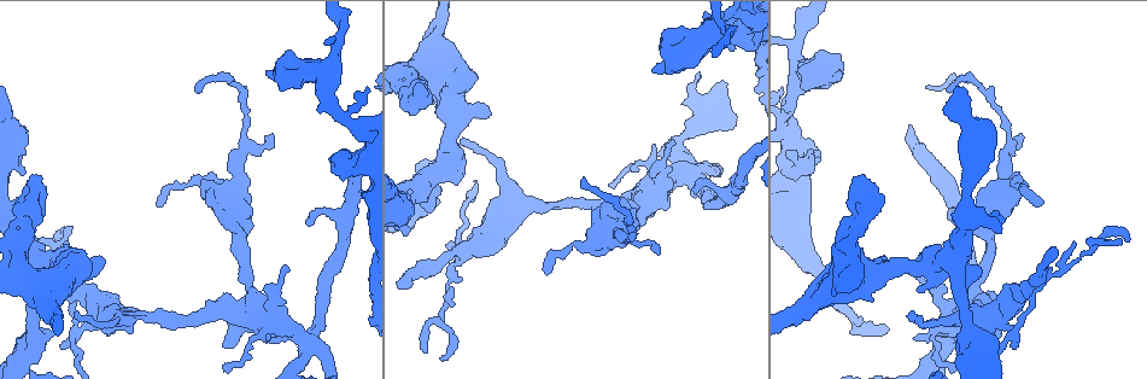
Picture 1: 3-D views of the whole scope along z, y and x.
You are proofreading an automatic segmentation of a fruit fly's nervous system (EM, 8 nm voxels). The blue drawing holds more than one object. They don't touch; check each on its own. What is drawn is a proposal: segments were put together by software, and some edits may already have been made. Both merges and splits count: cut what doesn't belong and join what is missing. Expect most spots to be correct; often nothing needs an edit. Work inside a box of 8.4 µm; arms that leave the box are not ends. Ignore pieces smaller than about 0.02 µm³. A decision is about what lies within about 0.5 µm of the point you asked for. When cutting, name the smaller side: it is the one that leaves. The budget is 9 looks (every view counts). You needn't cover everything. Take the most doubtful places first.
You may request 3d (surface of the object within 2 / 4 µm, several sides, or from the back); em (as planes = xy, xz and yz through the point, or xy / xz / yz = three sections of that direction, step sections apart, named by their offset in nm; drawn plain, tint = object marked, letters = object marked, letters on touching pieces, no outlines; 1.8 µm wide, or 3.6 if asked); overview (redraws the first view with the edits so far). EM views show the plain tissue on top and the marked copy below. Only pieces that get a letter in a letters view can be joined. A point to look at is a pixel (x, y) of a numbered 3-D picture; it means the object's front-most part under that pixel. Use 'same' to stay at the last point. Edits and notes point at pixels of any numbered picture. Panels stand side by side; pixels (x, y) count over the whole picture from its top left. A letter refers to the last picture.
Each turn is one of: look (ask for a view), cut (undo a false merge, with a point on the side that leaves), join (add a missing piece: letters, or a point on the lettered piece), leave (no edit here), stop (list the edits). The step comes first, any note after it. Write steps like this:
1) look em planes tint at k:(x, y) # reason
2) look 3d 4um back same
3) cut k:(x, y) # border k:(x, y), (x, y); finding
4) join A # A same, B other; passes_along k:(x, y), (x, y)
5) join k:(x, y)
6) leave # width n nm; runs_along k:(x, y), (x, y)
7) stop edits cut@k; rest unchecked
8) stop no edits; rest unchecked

look em xy step 16 tint at 1:(692, 174) # abrupt turn

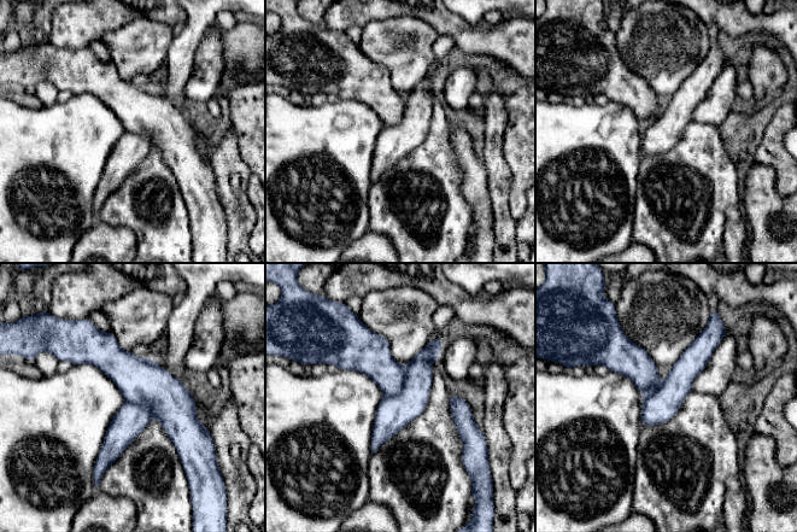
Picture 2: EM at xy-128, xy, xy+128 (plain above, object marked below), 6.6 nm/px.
look em planes letters same

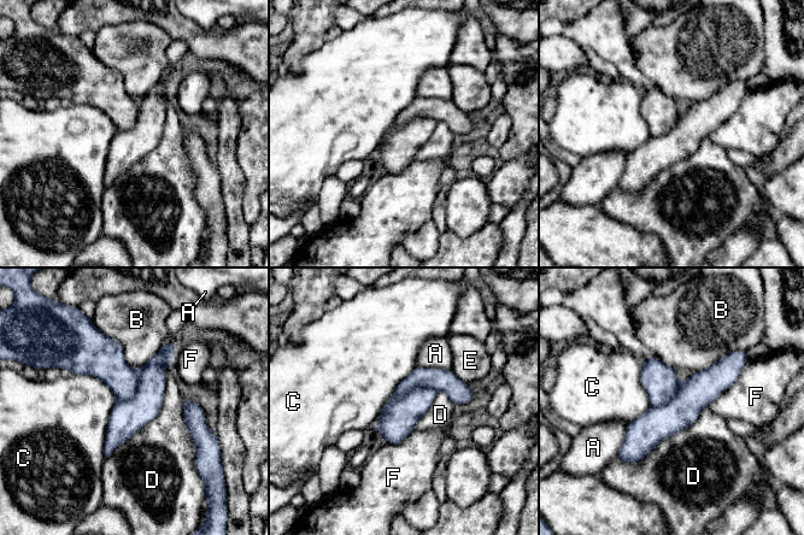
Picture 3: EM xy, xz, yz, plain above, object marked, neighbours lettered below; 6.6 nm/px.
cut 3:(399, 416) # A other, B other, C other, D other, E other, F other; border 3:(435, 391), (412, 388), (394, 394); two neurons meet here

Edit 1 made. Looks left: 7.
look overview # redraw

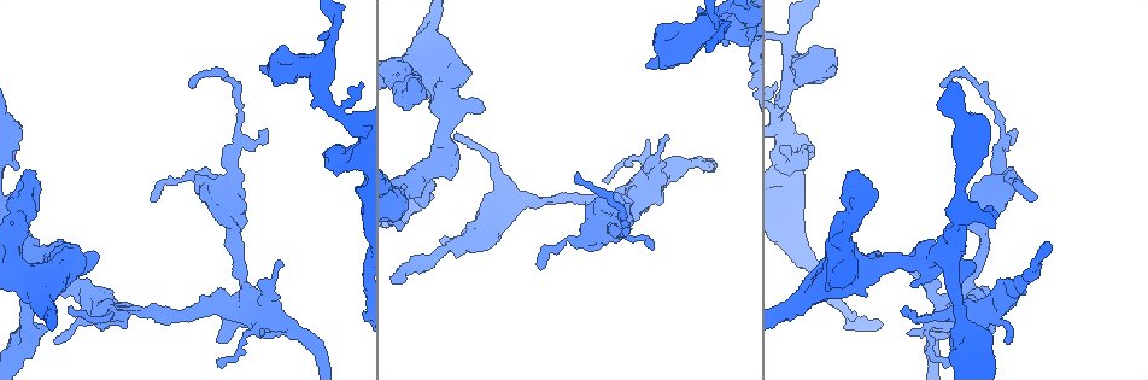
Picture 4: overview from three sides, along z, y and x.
look em 3.6um xz step 4 tint at 4:(830, 276)

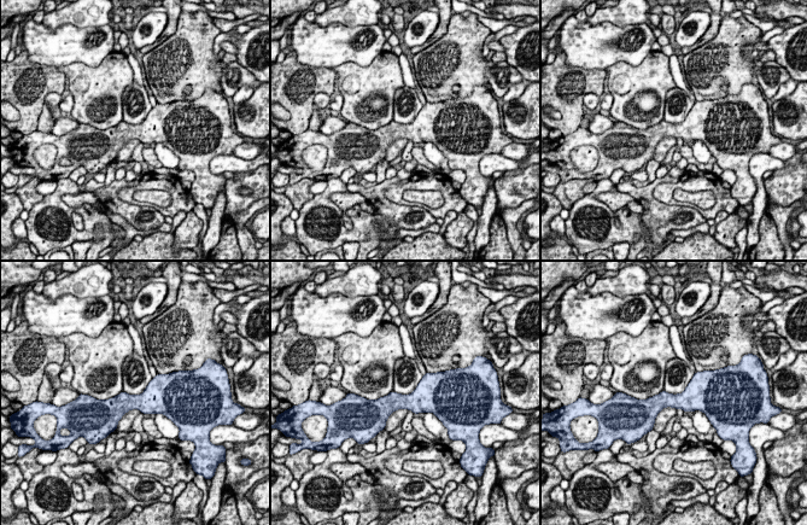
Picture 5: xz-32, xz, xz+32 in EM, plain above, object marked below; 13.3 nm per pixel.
look em 3.6um xy step 16 letters same # cut it another way

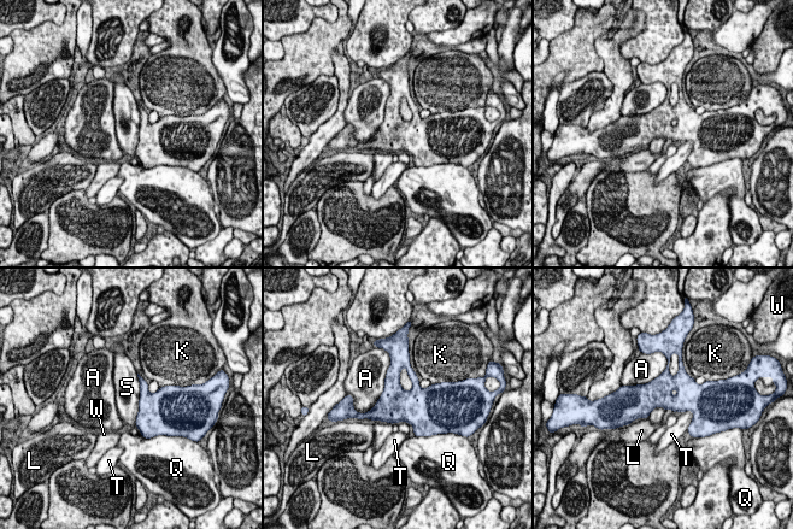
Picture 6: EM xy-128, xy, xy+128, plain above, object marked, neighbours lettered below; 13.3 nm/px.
leave # width 340 nm; A other, K other, L other, Q other, S other, T other, W other; border 6:(137, 374), (139, 411), (135, 425); all the same neuron

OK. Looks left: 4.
look 3d 4um at 4:(345, 158) # calibre changes

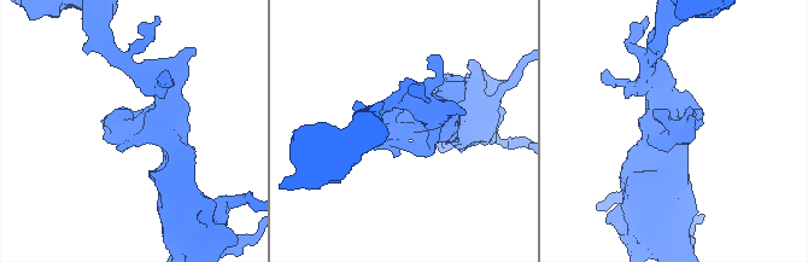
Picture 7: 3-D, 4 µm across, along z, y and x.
look em planes letters at 7:(677, 124) # arm_widths 400, 500 nm; now the EM

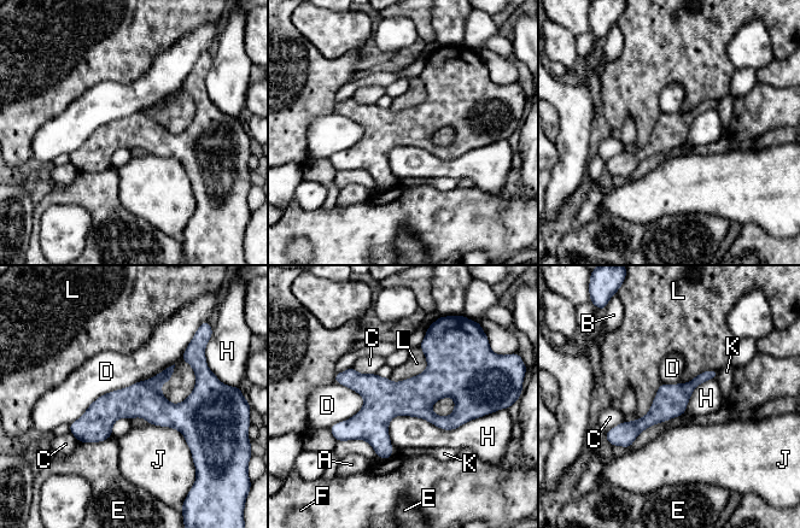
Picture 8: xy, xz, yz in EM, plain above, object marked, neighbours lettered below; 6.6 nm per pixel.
leave # width 220 nm; A other, B other, C other, D other, E other, F other, H other, J other, K other, L other; runs_along 8:(476, 394), (425, 389), (337, 428); all the same neuron

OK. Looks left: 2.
look 3d 2um at 4:(942, 252) # sudden change in width

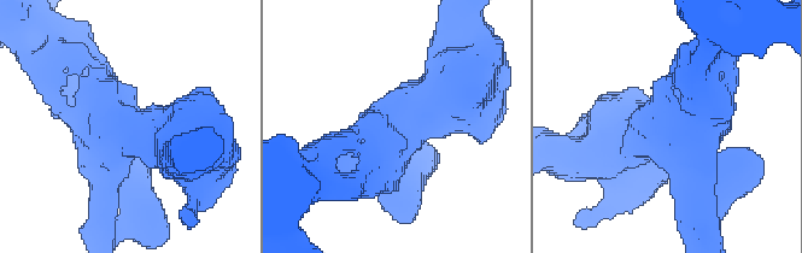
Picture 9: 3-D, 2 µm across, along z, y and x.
look em planes letters at 9:(676, 131) # shape alone is not enough

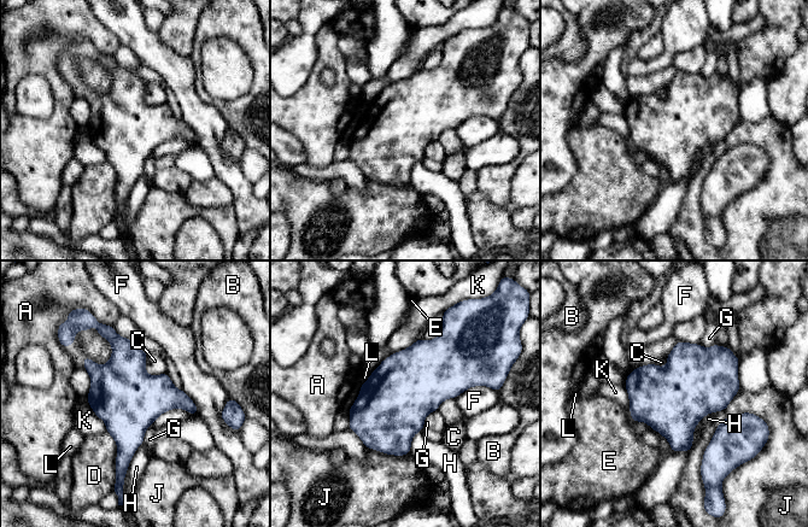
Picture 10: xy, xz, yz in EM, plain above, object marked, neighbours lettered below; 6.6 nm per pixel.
leave # A other, B other, C other, D other, E other, F other, G other, H other, J other, K other, L other; border 10:(146, 352), (145, 370), (164, 373); one neuron here

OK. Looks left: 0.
stop edits cut@3; rest unchecked

